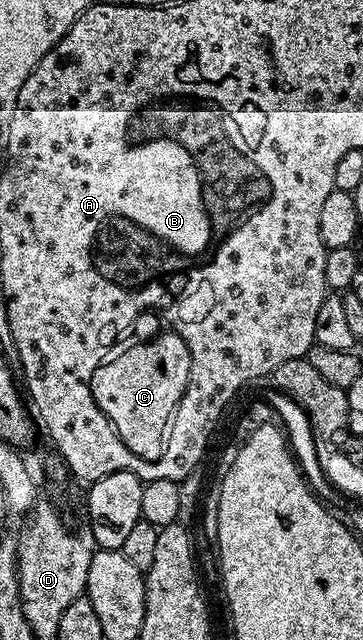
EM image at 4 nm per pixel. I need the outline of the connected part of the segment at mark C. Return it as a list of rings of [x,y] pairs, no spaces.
[[[175,330],[167,331],[125,352],[117,351],[96,367],[92,379],[94,402],[102,414],[106,414],[124,445],[140,460],[162,458],[172,416],[186,390],[192,369],[186,342]]]

